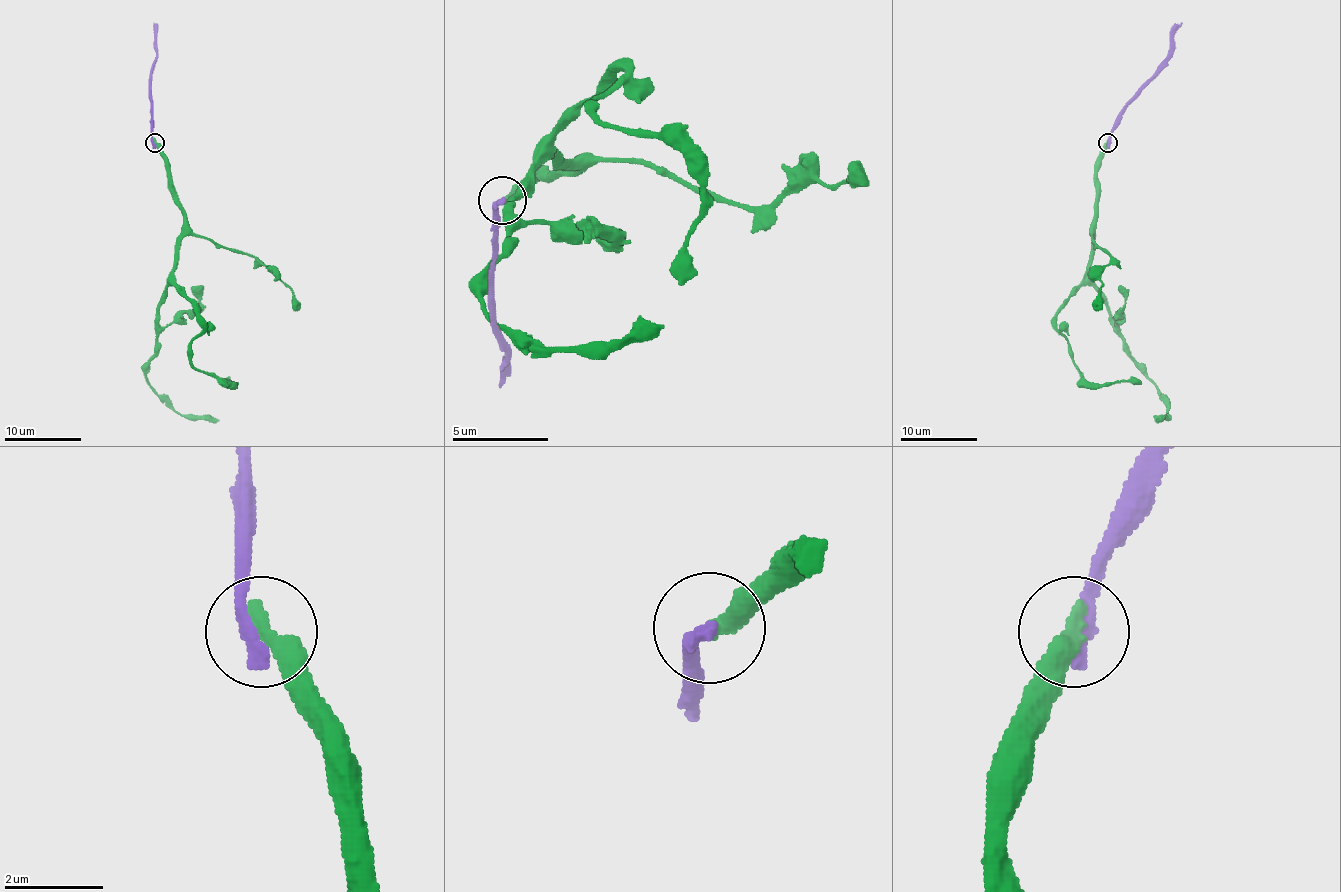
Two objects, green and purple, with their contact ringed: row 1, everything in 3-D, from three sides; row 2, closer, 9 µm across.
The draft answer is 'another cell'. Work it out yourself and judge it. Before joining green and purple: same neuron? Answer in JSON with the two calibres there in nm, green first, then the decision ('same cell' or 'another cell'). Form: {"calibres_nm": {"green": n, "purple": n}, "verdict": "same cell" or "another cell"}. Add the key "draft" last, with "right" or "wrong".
{"calibres_nm": {"green": 440, "purple": 360}, "verdict": "another cell", "draft": "right"}

